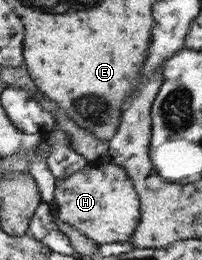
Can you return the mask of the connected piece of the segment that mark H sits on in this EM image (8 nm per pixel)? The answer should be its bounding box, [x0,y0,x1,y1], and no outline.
[55,163,143,244]

